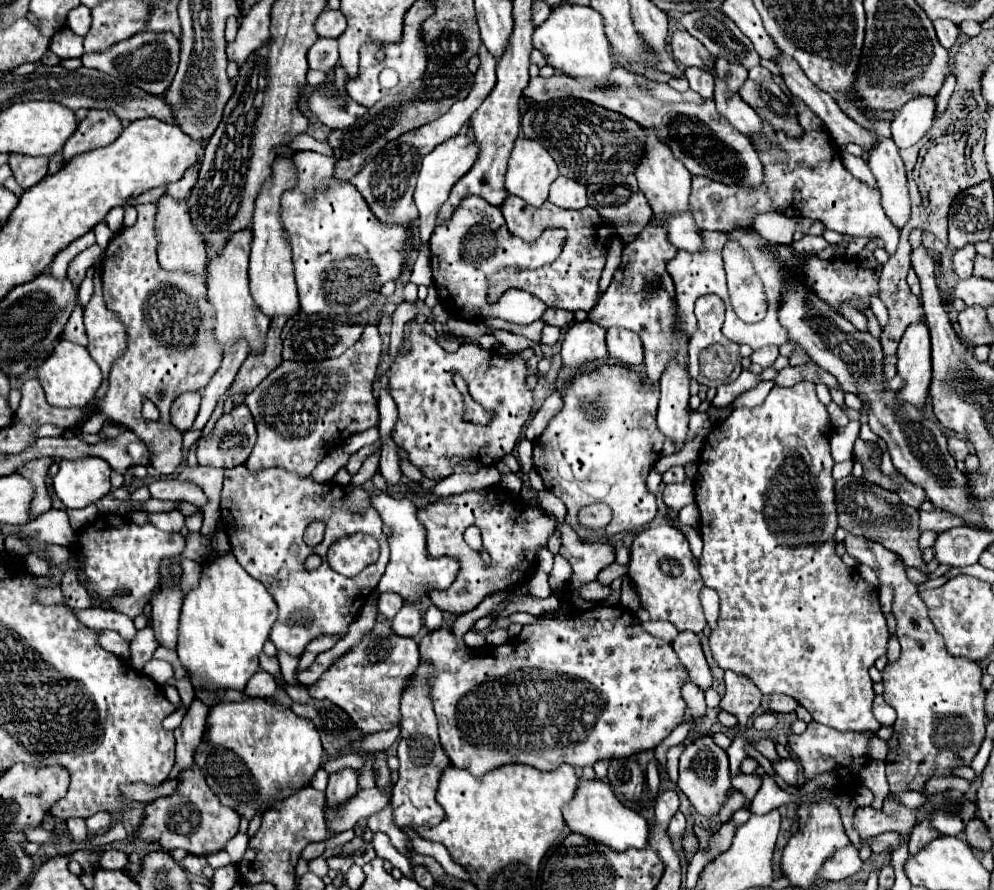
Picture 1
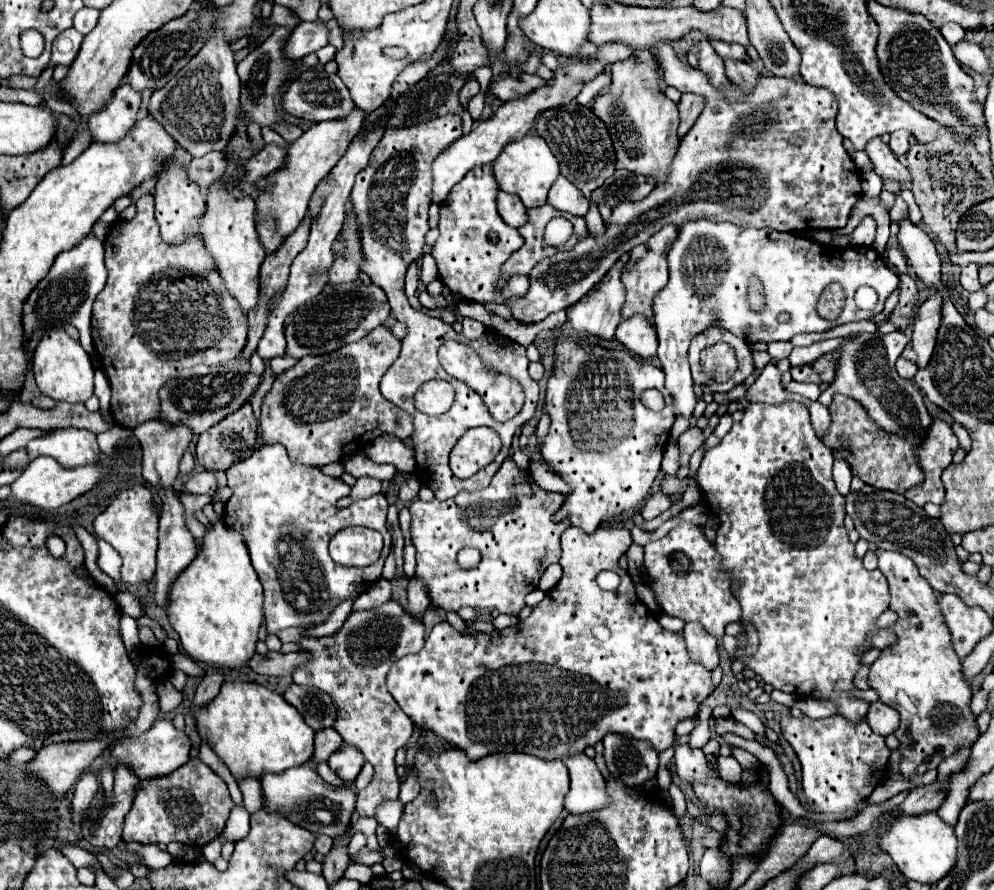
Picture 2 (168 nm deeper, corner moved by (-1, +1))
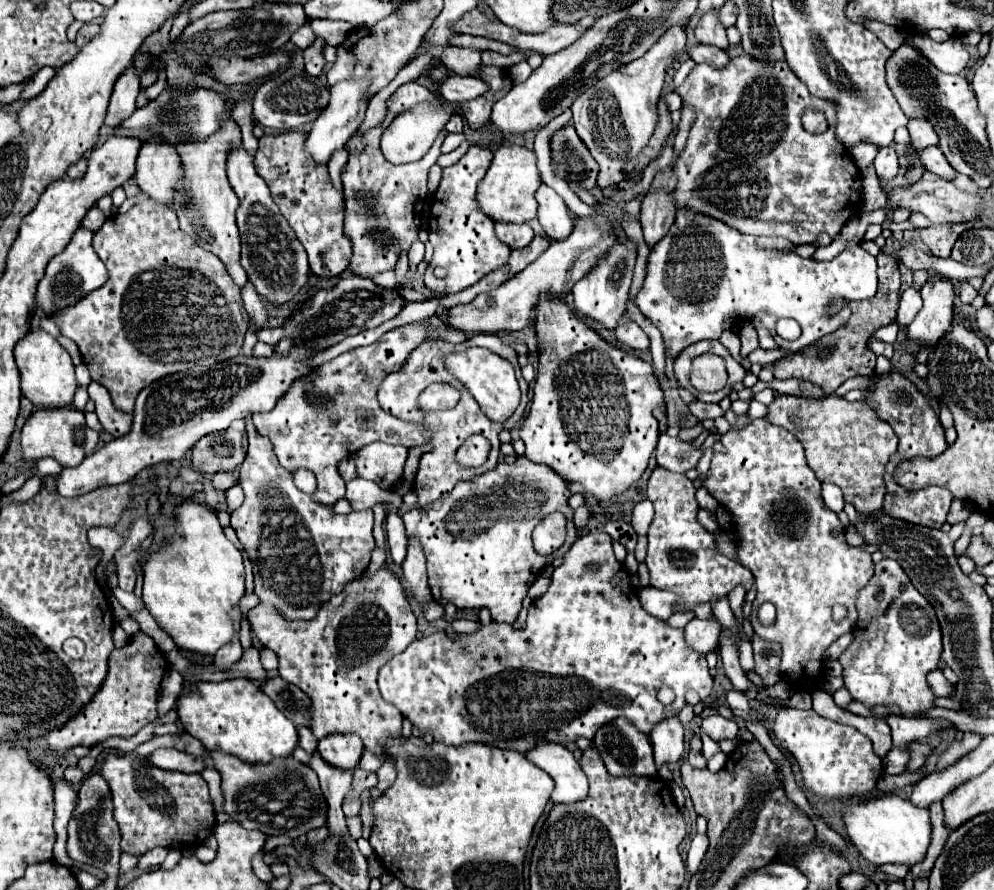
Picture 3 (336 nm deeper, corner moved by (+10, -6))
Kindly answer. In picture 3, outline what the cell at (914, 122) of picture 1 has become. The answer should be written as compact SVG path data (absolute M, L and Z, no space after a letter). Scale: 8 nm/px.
M882 147L874 159L874 167L876 167L876 173L878 177L882 179L884 185L888 185L900 171L900 165L898 165L898 155L892 147Z

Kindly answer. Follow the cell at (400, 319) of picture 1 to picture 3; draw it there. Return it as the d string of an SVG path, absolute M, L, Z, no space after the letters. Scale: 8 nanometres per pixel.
M418 239L416 243L412 243L408 257L410 257L410 267L412 267L412 269L416 269L416 265L424 259L424 243L422 243L420 239Z

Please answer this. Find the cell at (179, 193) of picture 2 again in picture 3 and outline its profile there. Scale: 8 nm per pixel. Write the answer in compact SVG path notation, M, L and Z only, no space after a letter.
M160 139L144 141L136 161L138 187L152 199L170 203L182 179L180 155Z

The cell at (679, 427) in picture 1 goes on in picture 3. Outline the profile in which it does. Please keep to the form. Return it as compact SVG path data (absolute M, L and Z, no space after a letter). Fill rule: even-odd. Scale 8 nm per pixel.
M680 211L680 215L676 215L676 221L674 221L674 225L670 227L668 235L664 235L664 239L660 239L660 243L656 243L656 247L650 249L650 255L648 255L648 259L646 259L646 279L644 279L642 287L640 287L640 291L636 293L634 303L636 303L638 309L644 313L644 317L648 317L648 319L660 329L662 337L664 337L664 345L666 345L666 349L670 349L672 355L678 355L684 347L688 347L688 345L692 345L692 343L696 343L696 341L702 341L702 339L720 339L720 335L722 335L722 331L724 331L724 329L722 329L722 323L724 323L726 319L730 319L730 315L736 313L736 311L742 313L742 319L744 319L744 321L746 321L746 319L748 319L748 321L750 321L750 319L754 319L754 321L762 319L762 323L770 329L770 333L772 333L772 337L774 337L774 341L776 341L778 347L782 347L782 349L786 349L786 351L798 351L798 349L808 347L808 345L814 343L816 339L820 339L820 337L824 337L824 335L828 335L828 333L832 333L832 331L836 331L840 325L844 325L844 323L848 321L848 317L850 317L850 307L842 307L840 313L830 315L830 303L832 303L832 301L844 299L844 301L850 303L850 301L870 299L870 297L876 295L876 289L878 289L876 257L872 257L870 253L866 253L860 245L846 247L838 257L834 257L832 261L822 261L822 263L818 263L818 261L814 261L814 259L802 259L802 257L798 257L796 253L760 251L760 249L754 249L754 247L756 247L754 239L750 239L750 237L744 235L744 233L740 233L738 229L728 227L726 223L722 223L722 221L714 219L714 217L708 217L708 215L702 215L702 213L696 213L696 211ZM782 317L790 317L790 319L796 319L796 321L800 323L800 327L802 327L800 339L796 339L796 341L784 341L782 337L778 337L774 325L776 325L776 321L782 319Z

